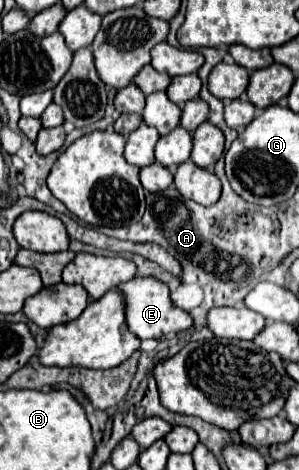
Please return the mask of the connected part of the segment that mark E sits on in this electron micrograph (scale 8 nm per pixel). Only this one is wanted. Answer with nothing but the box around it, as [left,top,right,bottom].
[118,276,192,340]

